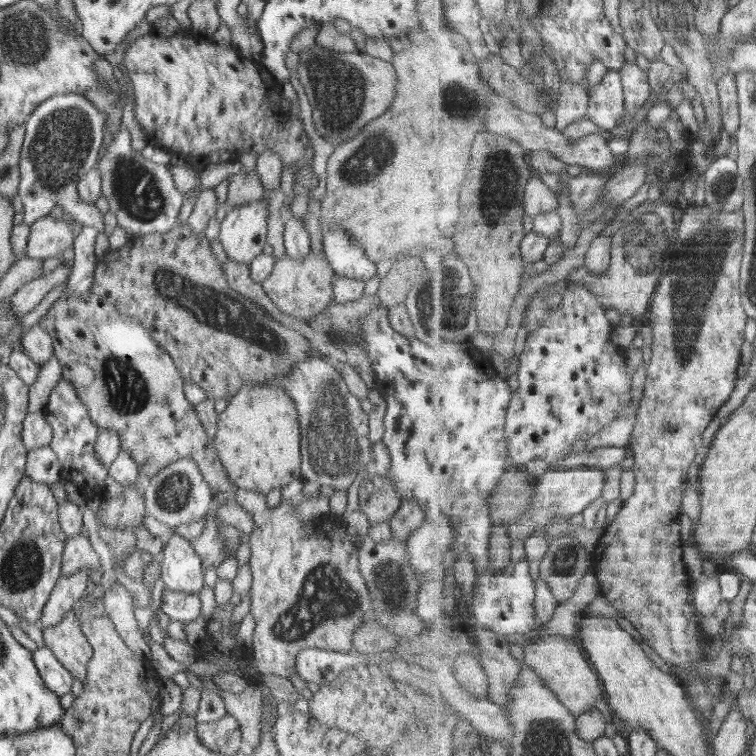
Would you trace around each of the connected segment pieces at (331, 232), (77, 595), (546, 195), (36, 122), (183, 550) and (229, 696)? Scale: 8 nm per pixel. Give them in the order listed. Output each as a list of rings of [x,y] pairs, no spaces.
[[[321,224],[323,252],[336,275],[368,281],[376,275],[376,262],[368,259],[364,247],[342,226]]]
[[[83,568],[72,576],[61,575],[42,609],[38,622],[42,631],[58,624],[69,610],[75,608],[81,597],[91,588],[90,575],[88,568]]]
[[[541,175],[529,182],[526,202],[525,209],[532,218],[558,211],[562,204],[559,192],[554,190]]]
[[[66,93],[54,95],[41,102],[24,123],[25,137],[21,146],[18,185],[18,195],[25,210],[23,222],[34,224],[39,218],[58,212],[72,220],[79,220],[84,227],[97,228],[100,233],[106,232],[103,216],[96,204],[81,200],[77,191],[77,184],[81,177],[96,167],[99,150],[103,143],[105,114],[101,113],[86,95]]]
[[[178,537],[168,541],[159,561],[165,588],[198,594],[205,585],[201,558],[188,541]]]
[[[249,683],[242,693],[230,693],[217,686],[223,698],[225,709],[241,724],[242,742],[246,749],[256,748],[261,739],[261,720],[263,719],[263,687]]]

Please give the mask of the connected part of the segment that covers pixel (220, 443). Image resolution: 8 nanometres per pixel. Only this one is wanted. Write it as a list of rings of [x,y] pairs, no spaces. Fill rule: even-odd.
[[[275,383],[246,384],[231,398],[228,407],[219,415],[218,432],[212,441],[229,480],[237,489],[258,491],[267,495],[270,490],[285,487],[301,475],[301,428],[298,426],[298,412],[292,398]]]

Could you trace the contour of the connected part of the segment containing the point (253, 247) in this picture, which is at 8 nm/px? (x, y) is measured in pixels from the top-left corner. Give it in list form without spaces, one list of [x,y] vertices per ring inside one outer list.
[[[248,202],[226,213],[219,228],[219,240],[228,258],[249,265],[255,256],[262,253],[266,244],[266,204]]]

